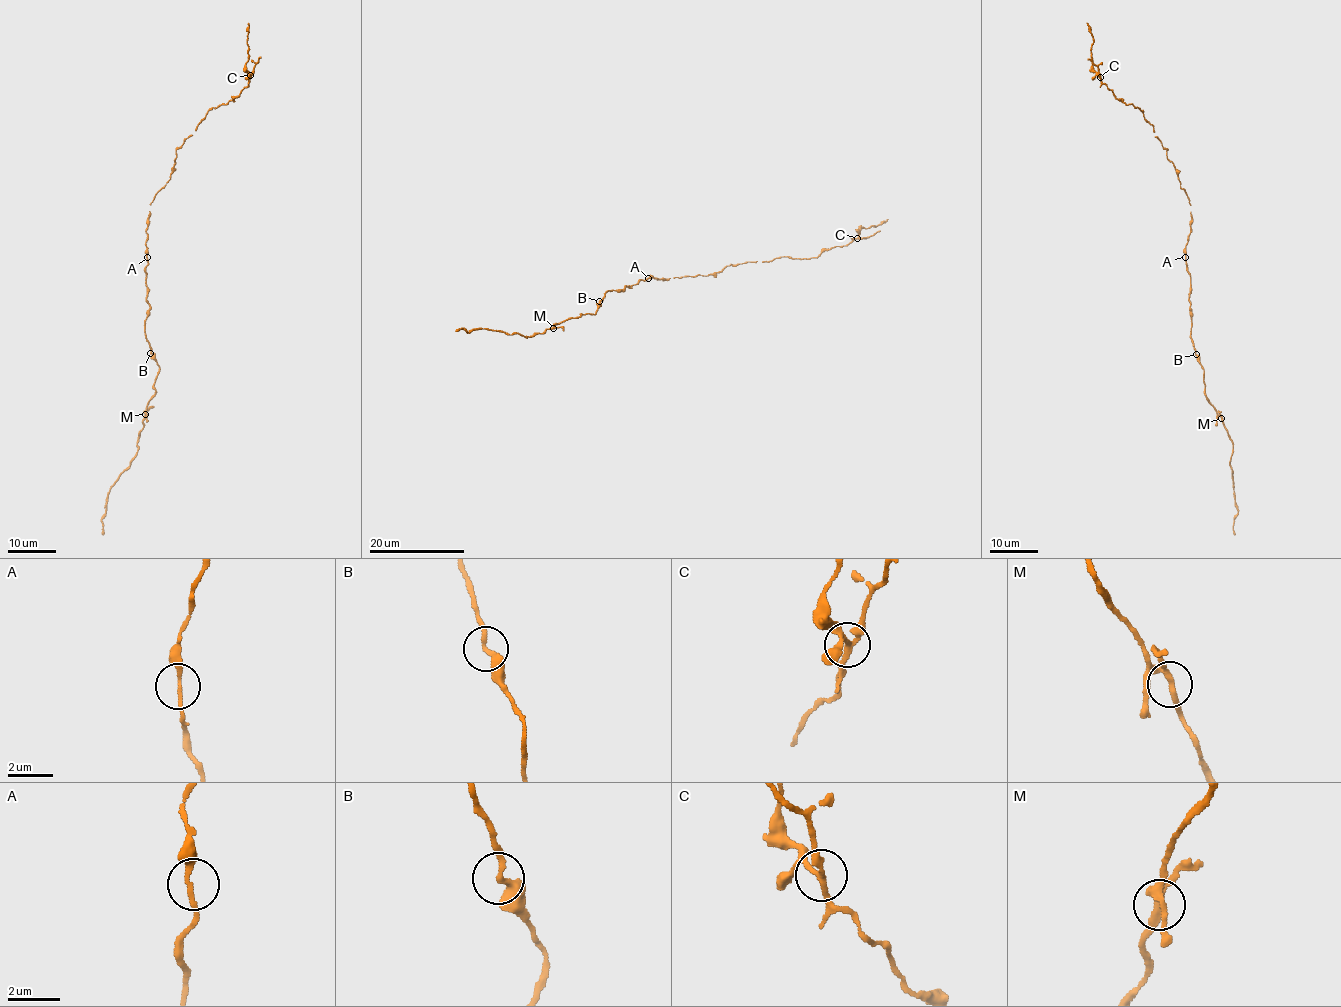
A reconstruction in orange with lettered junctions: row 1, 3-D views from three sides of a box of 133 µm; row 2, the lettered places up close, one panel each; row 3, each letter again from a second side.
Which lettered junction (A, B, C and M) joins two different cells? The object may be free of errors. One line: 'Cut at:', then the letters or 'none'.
Cut at: C

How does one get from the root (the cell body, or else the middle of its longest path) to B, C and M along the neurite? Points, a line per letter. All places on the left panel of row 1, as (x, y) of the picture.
B: (146, 257), (146, 302), (150, 310), (144, 332), (150, 353)
C: (146, 257), (150, 203), (170, 178), (176, 151), (192, 135), (208, 111), (237, 97), (248, 85), (250, 75)
M: (146, 257), (146, 302), (150, 310), (144, 332), (159, 373), (154, 383), (156, 393), (145, 414)

